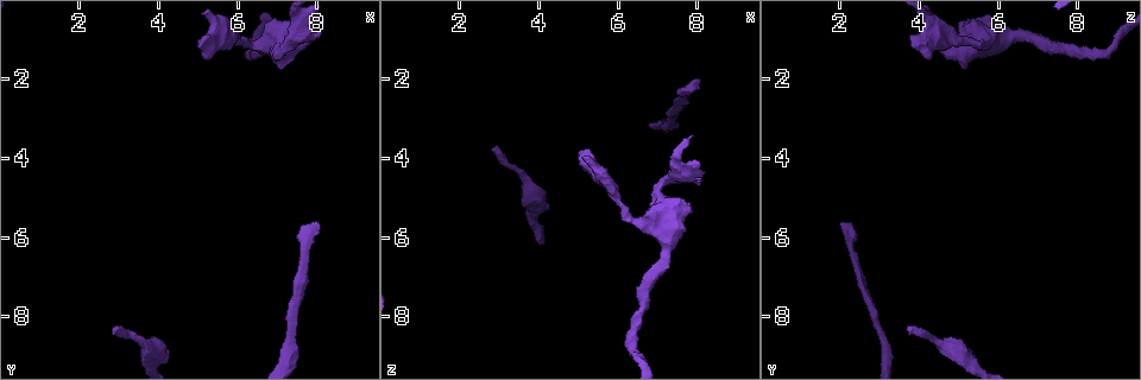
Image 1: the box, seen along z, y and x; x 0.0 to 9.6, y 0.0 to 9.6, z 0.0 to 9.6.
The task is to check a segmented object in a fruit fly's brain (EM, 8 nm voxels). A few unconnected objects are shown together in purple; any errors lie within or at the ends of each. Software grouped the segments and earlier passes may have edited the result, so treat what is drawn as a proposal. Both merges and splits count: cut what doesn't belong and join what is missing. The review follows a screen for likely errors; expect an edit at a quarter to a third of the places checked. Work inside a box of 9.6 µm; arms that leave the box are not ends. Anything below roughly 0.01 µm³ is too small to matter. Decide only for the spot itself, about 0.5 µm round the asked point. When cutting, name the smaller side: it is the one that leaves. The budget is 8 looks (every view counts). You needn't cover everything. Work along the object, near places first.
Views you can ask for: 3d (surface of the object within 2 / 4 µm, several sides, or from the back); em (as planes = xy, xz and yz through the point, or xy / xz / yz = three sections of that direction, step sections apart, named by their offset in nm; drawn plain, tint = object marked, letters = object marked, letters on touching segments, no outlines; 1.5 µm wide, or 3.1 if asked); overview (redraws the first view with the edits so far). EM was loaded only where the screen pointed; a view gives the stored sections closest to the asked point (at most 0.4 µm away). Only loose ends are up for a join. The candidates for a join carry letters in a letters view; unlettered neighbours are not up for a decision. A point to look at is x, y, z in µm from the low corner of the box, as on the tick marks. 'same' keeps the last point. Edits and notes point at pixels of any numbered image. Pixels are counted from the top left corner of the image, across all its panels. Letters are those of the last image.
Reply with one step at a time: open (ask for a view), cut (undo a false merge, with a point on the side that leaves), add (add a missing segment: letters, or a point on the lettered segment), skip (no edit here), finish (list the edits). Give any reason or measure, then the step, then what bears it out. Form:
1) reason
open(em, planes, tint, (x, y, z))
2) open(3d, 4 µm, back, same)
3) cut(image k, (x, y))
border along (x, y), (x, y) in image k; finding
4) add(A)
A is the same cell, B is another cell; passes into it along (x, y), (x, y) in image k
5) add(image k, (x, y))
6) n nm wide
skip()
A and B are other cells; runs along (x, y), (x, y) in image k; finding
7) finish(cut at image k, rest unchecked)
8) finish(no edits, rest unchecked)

an open end
open(3d, 2 µm, (8.10, 0.60, 4.50))

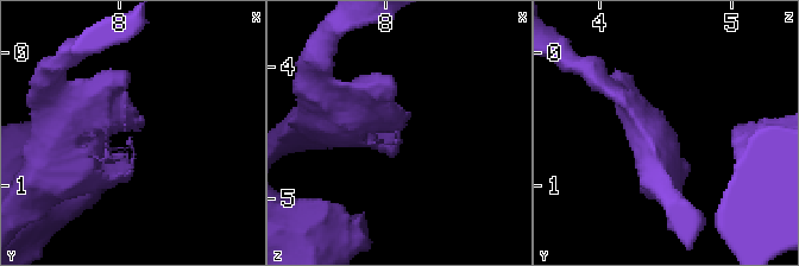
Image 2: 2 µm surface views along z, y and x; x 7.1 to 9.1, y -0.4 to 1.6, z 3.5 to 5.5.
need the tissue
open(em, planes, letters, (8.10, 0.64, 4.52))

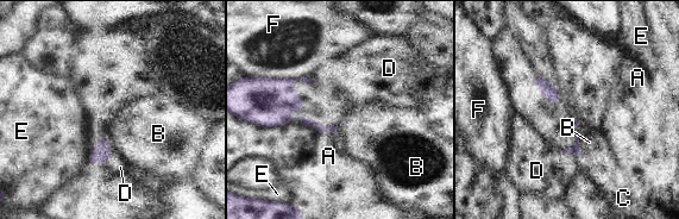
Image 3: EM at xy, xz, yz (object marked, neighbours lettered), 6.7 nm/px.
F touches over 240 nm
skip()
A, B, C, D, E and F are other cells; border along (578, 135), (580, 149), (588, 156) in image 3; none of them fits

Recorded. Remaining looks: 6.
branch stops here
open(em, planes, plain, (8.00, 5.60, 2.05))

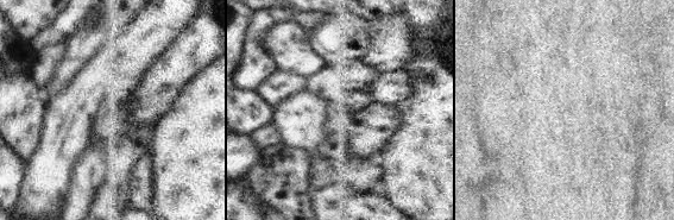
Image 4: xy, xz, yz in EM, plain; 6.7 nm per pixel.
see the neighbours
open(em, planes, letters, same)

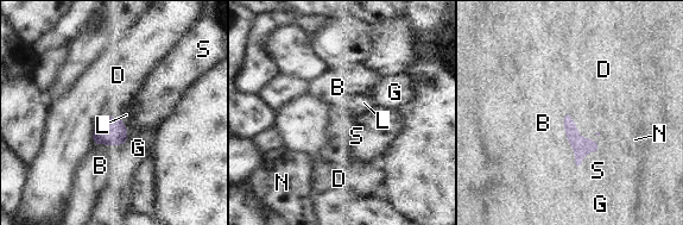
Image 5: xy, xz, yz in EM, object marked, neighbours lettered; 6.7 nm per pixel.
B touches over 360 nm
add(L)
L is the same cell, B, D, G, N and S are other cells; passes into it along (112, 131), (122, 122), (126, 114) in image 5; it goes on there

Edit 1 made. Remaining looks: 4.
finish(add at image 5, rest unchecked)

